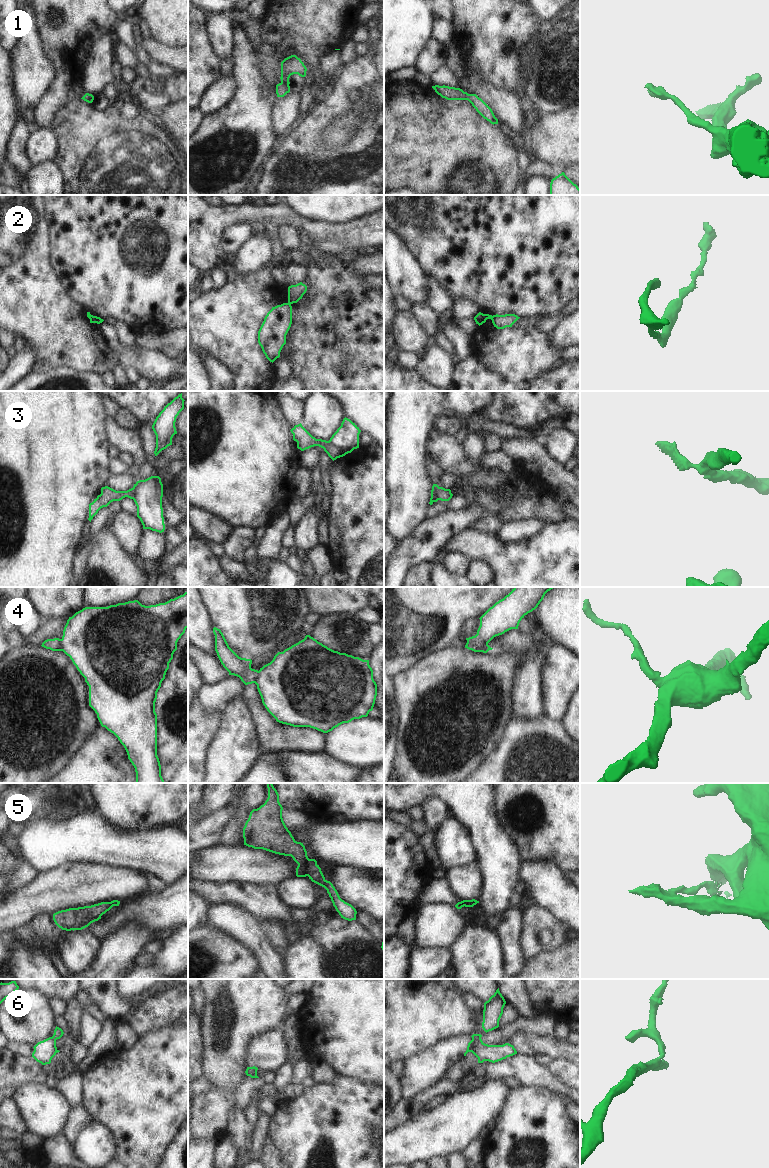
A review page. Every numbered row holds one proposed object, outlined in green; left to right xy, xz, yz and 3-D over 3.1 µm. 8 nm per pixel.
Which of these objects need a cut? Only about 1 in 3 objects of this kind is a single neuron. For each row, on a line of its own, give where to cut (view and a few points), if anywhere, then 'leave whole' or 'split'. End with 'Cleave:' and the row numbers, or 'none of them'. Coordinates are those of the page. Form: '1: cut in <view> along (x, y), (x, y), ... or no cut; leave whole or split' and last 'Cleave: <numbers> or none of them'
1: no cut; leave whole
2: cut in yz along (491, 316), (492, 319); split
3: cut in xz along (328, 441), (346, 453); split
4: cut in xz along (259, 671), (259, 679), (256, 684); split
5: cut in xz along (308, 858), (306, 875); split
6: cut in xy along (52, 1036), (56, 1039); split
Cleave: 2, 3, 4, 5, 6

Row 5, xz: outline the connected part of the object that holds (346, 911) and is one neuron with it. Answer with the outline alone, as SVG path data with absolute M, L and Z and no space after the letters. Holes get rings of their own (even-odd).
M308 859L306 866L307 876L309 877L309 879L327 890L333 906L335 907L341 918L348 921L356 920L356 909L351 904L345 902L340 898L333 884L325 879L321 868L317 864L317 861L315 859Z

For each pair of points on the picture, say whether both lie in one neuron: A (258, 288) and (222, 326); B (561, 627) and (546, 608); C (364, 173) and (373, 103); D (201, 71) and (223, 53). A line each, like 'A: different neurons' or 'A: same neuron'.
A: same neuron
B: same neuron
C: different neurons
D: different neurons

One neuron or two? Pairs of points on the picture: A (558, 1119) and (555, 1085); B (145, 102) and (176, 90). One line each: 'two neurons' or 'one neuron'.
A: two neurons
B: one neuron

